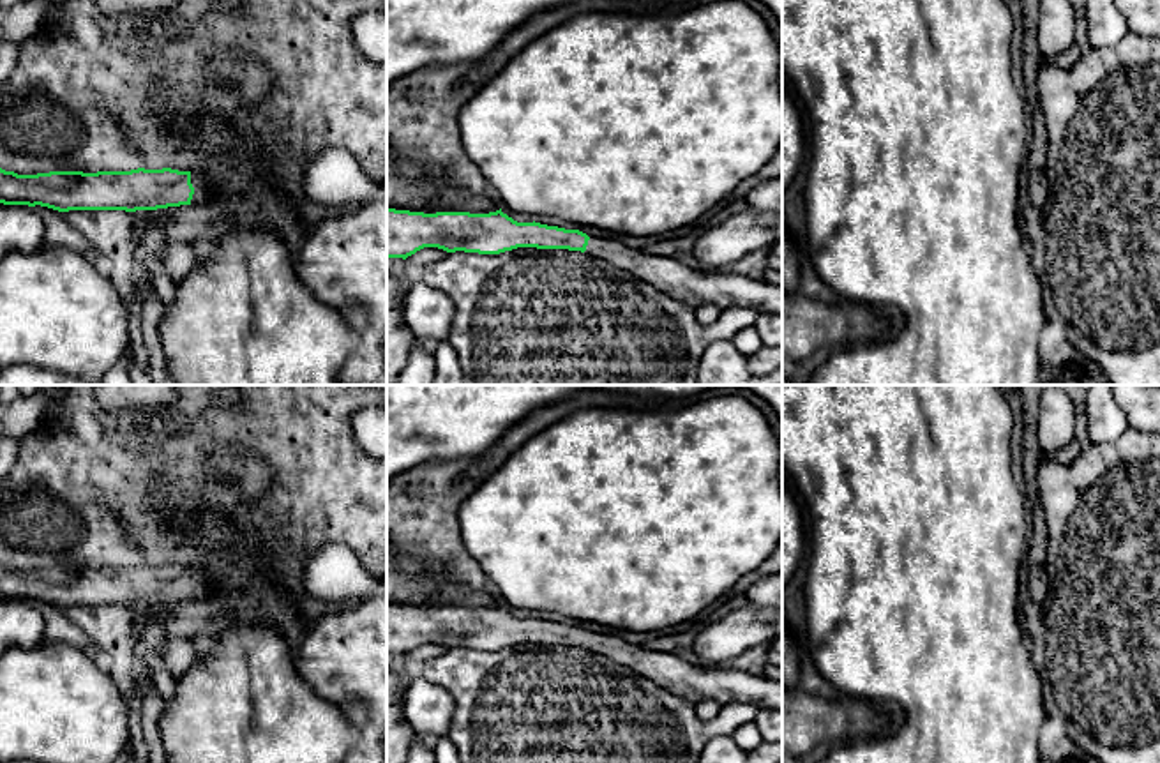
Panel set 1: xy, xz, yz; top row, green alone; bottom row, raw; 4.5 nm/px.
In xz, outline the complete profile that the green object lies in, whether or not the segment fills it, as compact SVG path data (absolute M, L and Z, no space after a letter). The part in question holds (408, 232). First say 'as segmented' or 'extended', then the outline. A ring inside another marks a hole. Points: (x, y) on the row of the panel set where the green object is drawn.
extended; M387 208L387 258L406 260L424 247L478 254L500 254L517 247L581 251L639 276L694 309L701 304L720 309L752 306L782 314L782 286L717 270L697 272L674 258L641 253L618 240L588 237L579 230L535 221L517 223L501 208L489 214Z

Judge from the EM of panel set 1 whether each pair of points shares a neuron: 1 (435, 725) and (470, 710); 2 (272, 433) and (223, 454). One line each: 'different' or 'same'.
1: different
2: different

